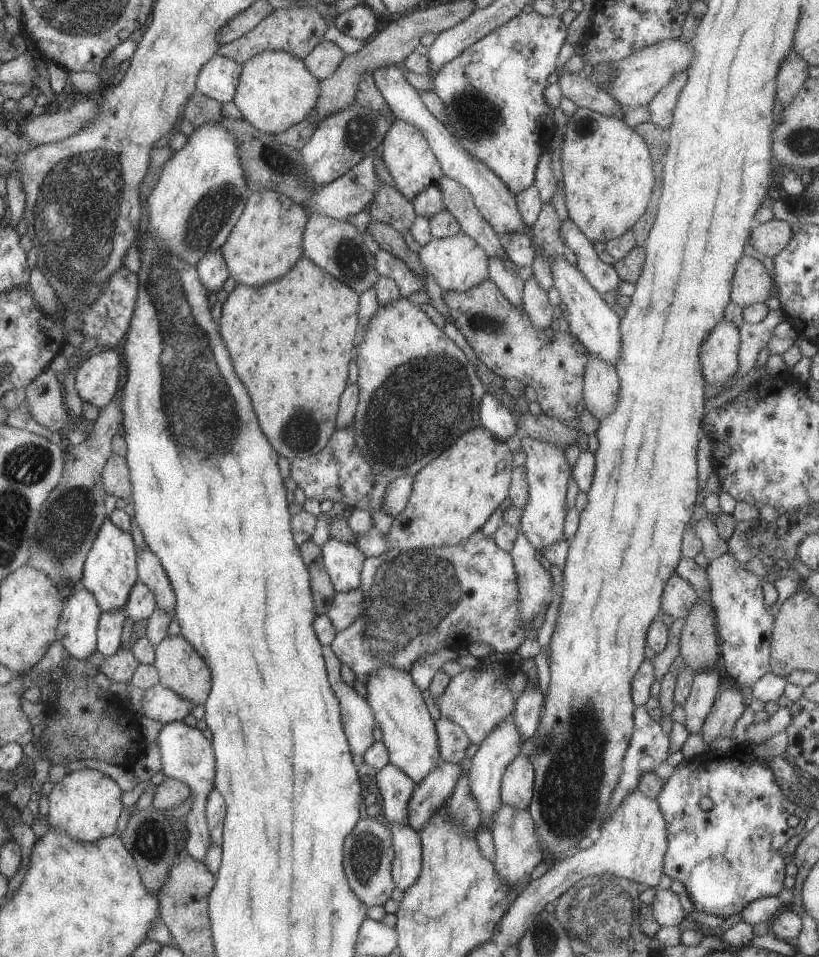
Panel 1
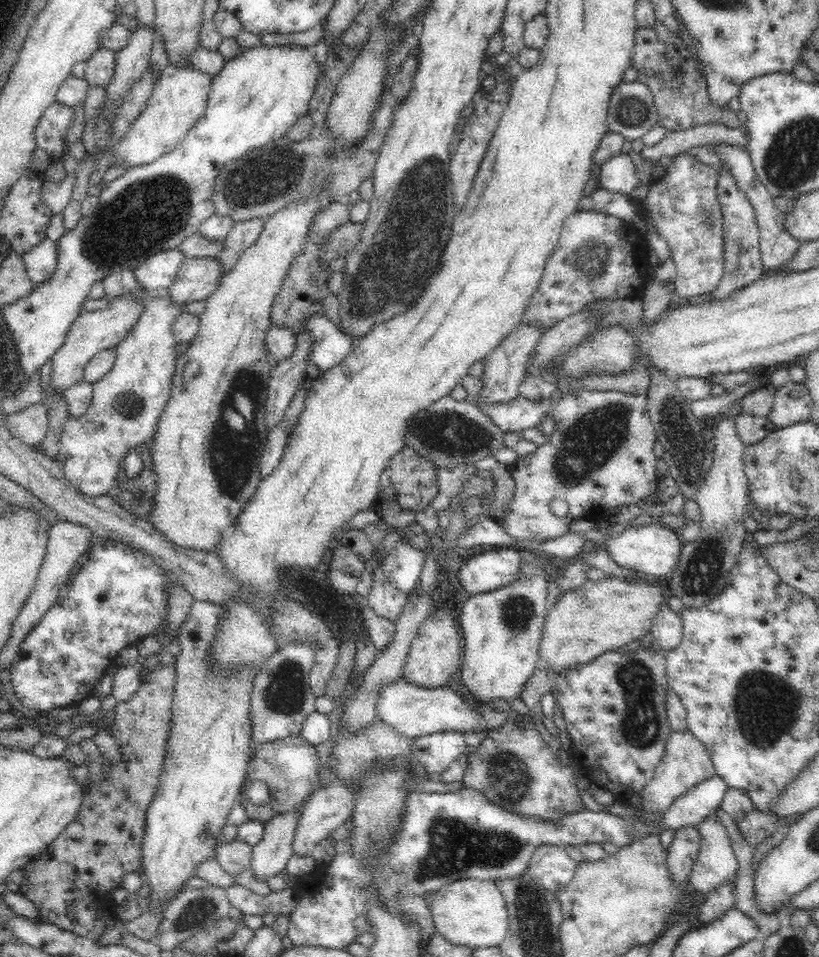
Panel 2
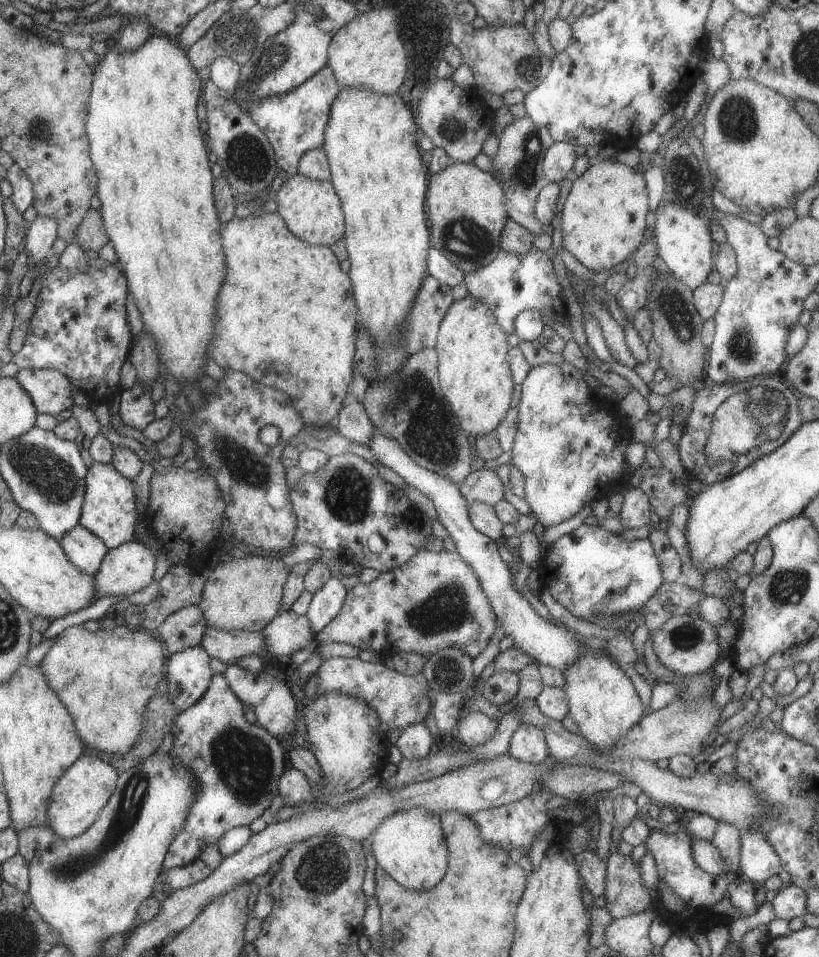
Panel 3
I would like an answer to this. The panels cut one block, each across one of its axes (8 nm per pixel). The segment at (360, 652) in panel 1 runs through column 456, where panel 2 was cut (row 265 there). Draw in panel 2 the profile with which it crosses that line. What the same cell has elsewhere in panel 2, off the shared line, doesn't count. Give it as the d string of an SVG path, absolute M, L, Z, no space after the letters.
M576 211L564 219L554 252L546 260L538 288L526 302L520 327L536 325L542 332L560 322L563 318L582 311L588 302L598 298L638 299L642 288L648 282L651 271L648 263L649 244L643 230L637 226L627 225L621 218L594 211Z

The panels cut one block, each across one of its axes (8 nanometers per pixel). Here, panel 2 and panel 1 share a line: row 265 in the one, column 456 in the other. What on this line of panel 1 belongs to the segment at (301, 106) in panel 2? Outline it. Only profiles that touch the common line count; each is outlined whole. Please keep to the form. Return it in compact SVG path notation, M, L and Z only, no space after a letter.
M534 11L529 14L520 13L518 16L511 18L508 22L501 24L495 28L490 34L483 36L478 42L465 48L461 54L447 62L434 76L433 76L433 92L440 99L443 104L446 118L448 119L447 130L455 138L455 141L462 146L468 154L471 154L476 160L479 160L488 170L499 178L499 181L515 196L519 192L526 190L533 185L534 173L539 156L544 152L551 140L553 131L556 130L554 123L553 110L545 104L542 98L543 90L548 86L547 77L555 71L555 64L557 54L563 46L566 38L566 27L562 24L559 16L540 16Z

